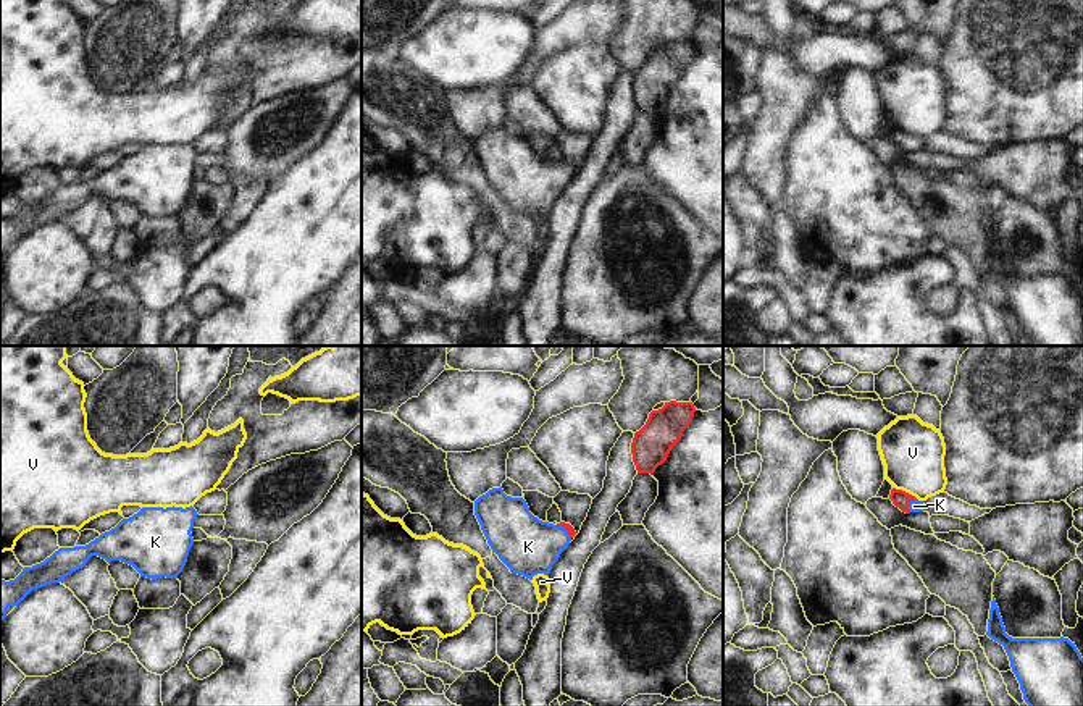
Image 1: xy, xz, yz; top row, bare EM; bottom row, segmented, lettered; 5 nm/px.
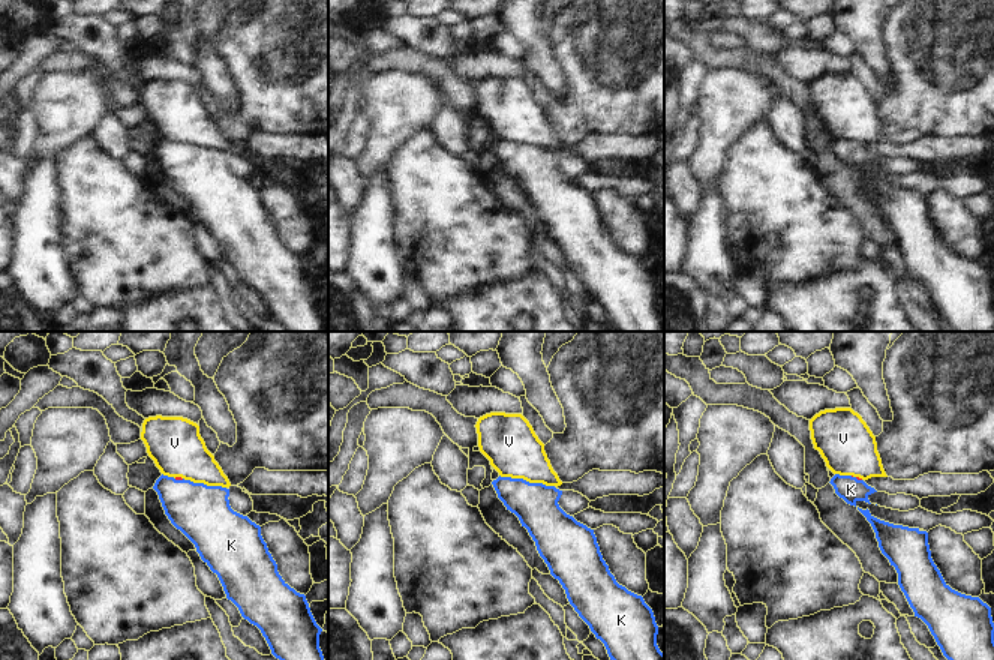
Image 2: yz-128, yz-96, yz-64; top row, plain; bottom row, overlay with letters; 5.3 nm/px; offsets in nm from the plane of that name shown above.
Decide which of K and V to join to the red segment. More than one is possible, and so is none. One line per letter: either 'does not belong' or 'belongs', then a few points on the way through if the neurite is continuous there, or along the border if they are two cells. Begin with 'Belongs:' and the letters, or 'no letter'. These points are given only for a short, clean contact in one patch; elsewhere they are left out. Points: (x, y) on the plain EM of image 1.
Belongs: K
K: belongs | across yz (899, 136), (907, 142), (914, 144)
V: does not belong | along yz (893, 125), (917, 136)

